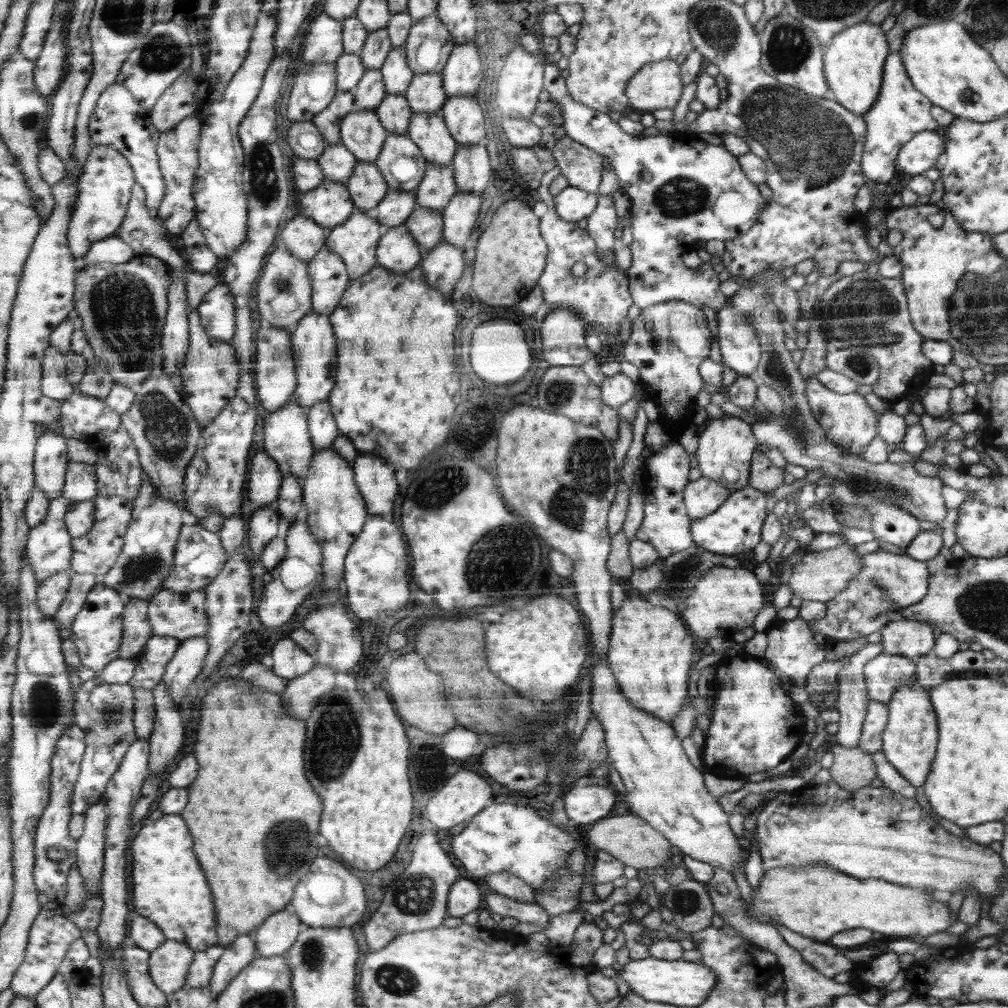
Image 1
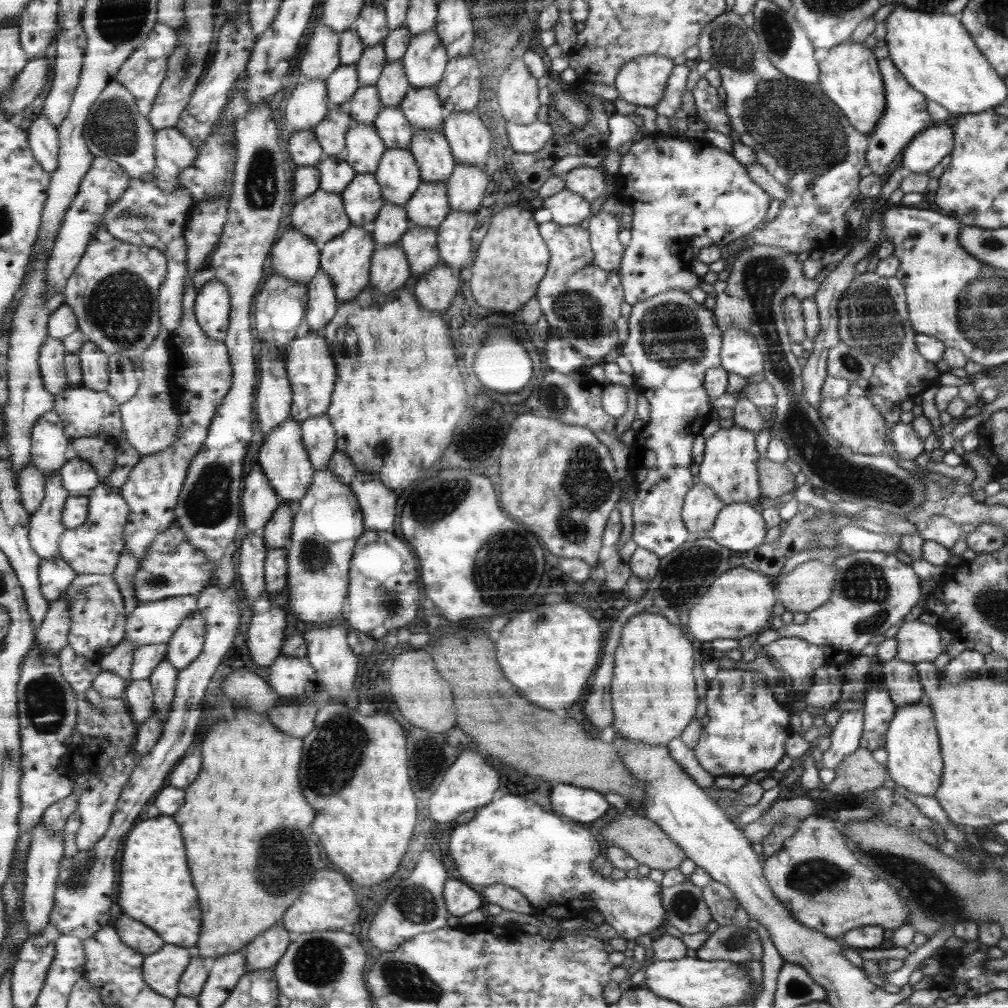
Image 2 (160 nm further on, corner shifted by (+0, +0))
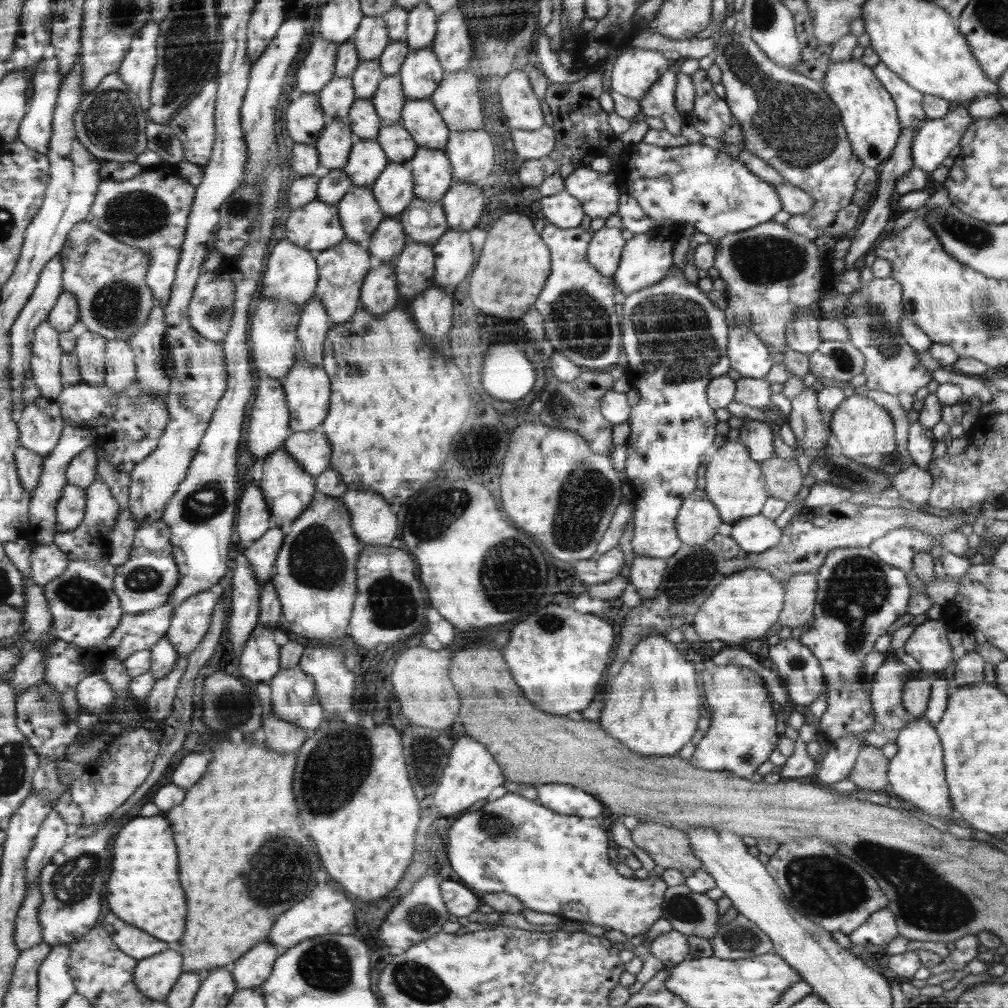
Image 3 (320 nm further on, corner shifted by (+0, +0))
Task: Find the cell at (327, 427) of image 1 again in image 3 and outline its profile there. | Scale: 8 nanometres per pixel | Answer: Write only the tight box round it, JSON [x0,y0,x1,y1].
[284,425,333,477]

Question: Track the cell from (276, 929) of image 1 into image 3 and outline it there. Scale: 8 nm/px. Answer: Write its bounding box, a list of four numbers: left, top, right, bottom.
[232,940,280,989]

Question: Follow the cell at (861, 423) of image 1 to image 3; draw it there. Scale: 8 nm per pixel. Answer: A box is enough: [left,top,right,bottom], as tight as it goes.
[827,393,905,478]

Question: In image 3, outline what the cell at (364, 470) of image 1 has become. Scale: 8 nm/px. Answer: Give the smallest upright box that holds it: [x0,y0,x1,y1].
[342,490,398,546]

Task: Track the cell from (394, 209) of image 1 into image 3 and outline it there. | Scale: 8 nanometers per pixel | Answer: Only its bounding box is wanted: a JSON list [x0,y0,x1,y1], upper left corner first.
[368,217,407,263]

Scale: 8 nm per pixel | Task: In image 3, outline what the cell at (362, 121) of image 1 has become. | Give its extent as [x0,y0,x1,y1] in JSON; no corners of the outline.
[343,139,390,187]

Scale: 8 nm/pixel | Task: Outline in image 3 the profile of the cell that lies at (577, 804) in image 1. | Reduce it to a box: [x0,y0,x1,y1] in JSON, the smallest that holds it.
[537,784,604,820]

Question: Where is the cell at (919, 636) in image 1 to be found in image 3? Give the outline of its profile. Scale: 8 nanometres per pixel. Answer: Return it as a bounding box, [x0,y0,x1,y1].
[904,620,952,674]

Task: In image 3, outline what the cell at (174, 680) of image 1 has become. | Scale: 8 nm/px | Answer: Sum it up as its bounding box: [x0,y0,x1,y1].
[167,589,219,656]

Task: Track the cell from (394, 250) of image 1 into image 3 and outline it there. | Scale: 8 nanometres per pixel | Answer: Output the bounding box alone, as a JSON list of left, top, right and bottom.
[360,262,398,317]

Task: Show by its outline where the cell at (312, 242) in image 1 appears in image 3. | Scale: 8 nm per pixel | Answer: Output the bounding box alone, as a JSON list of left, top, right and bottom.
[261,239,319,308]

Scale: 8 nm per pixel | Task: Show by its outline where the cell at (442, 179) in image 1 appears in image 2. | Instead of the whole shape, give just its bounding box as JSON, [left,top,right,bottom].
[406,183,450,228]

